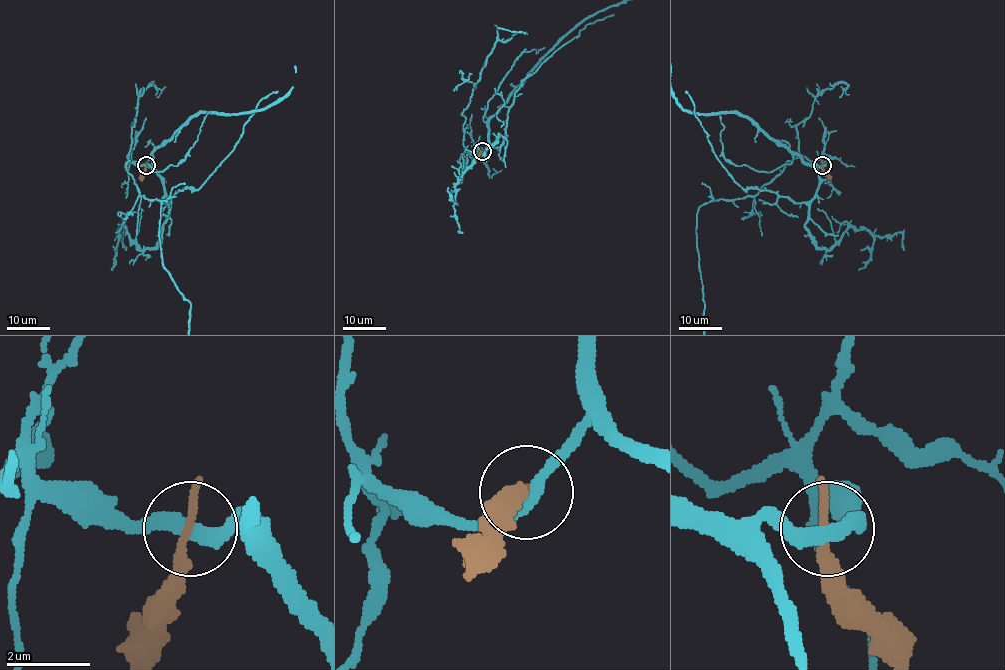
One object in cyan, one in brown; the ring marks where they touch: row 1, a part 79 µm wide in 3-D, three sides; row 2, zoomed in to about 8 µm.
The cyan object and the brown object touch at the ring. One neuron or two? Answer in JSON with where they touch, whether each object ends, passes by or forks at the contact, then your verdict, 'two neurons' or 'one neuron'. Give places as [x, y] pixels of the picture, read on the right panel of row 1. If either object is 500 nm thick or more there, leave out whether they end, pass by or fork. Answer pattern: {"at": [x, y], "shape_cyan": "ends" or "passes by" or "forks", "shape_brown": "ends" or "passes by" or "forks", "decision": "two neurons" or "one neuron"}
{"at": [822, 165], "shape_cyan": "passes by", "shape_brown": "ends", "decision": "two neurons"}

